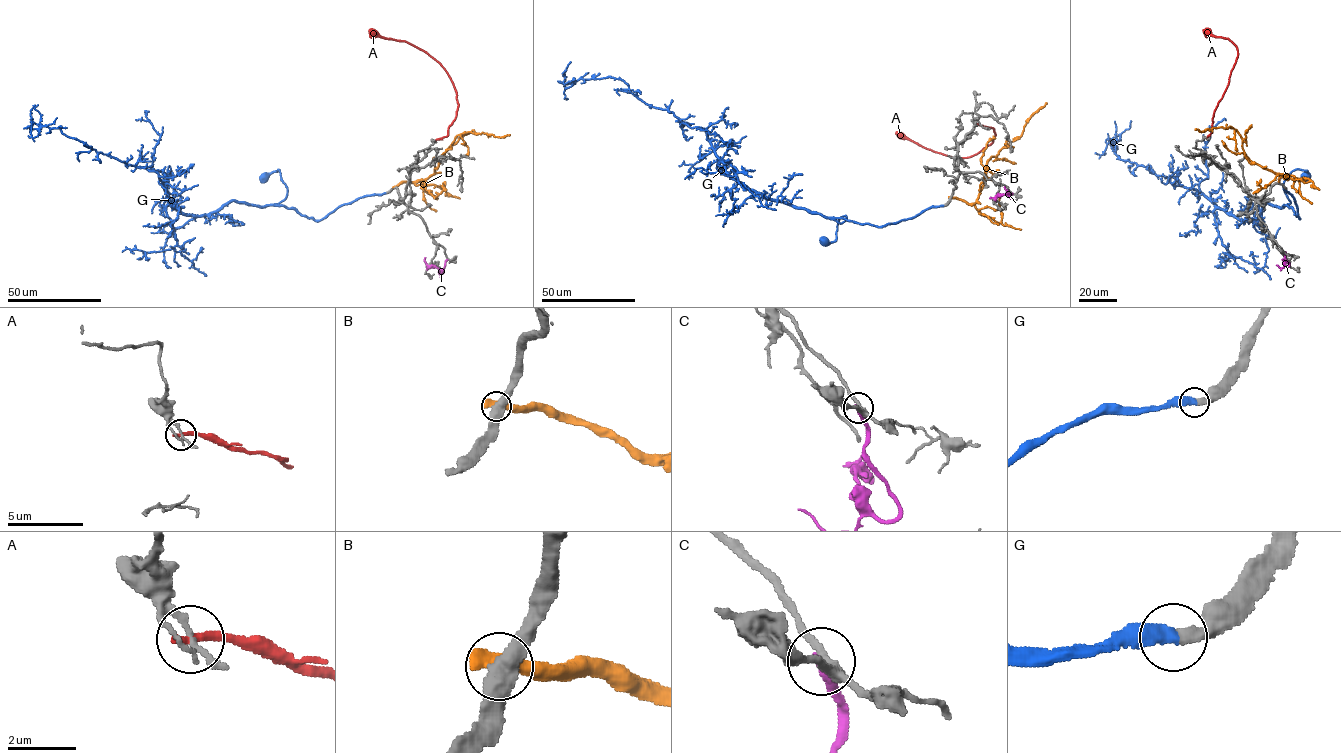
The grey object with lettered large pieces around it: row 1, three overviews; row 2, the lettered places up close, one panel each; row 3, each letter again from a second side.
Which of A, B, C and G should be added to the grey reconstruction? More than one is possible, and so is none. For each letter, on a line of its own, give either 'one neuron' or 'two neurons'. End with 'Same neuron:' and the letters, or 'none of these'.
A: two neurons
B: two neurons
C: two neurons
G: one neuron
Same neuron: G

